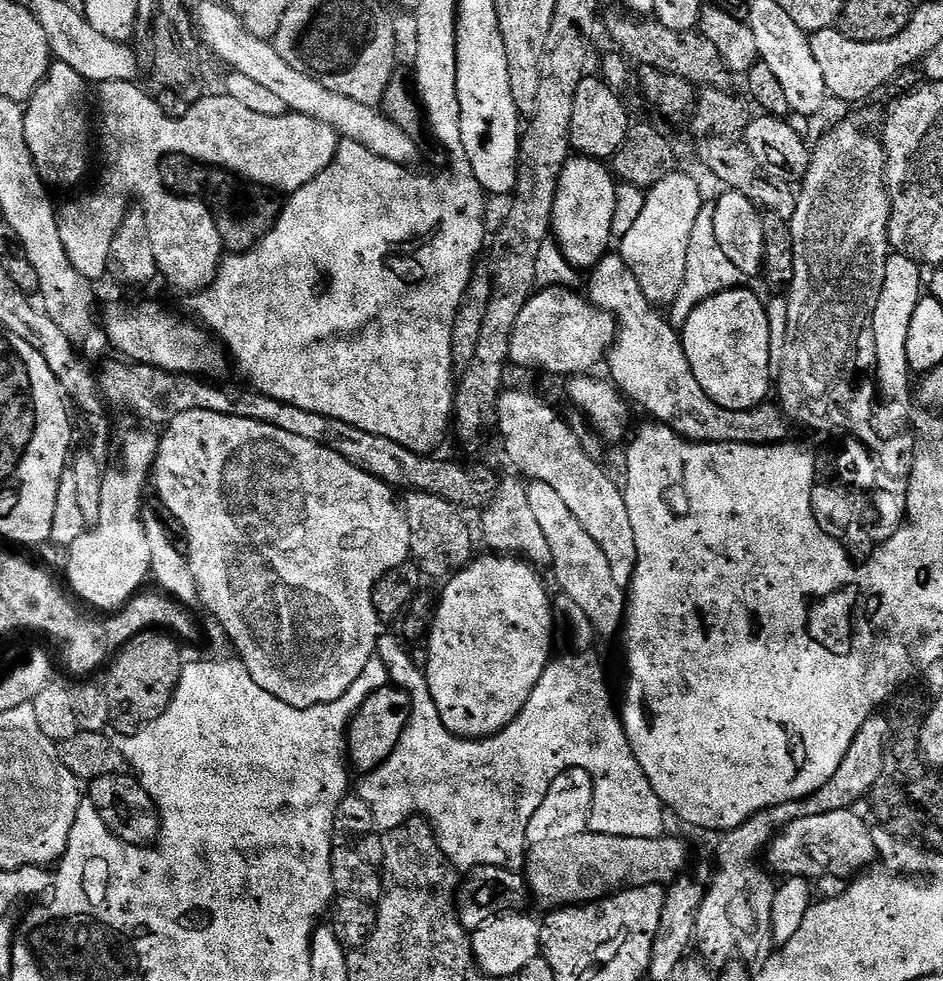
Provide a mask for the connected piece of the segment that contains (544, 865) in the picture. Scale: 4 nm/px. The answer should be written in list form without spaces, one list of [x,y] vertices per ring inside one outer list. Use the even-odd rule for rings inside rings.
[[[568,768],[550,782],[542,806],[538,806],[534,818],[530,818],[522,872],[534,900],[549,904],[549,909],[602,900],[625,888],[641,888],[647,884],[664,886],[685,871],[688,848],[671,834],[626,838],[593,832],[590,817],[594,812],[592,796],[595,793],[596,788],[586,770]]]

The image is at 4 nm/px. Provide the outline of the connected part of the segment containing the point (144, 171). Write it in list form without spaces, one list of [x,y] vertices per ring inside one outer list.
[[[131,80],[99,85],[100,148],[104,151],[104,173],[100,176],[100,185],[93,192],[88,192],[85,196],[70,201],[65,208],[59,209],[62,246],[66,246],[66,254],[70,256],[70,262],[74,262],[74,270],[78,270],[78,274],[82,274],[87,280],[99,282],[108,272],[110,246],[130,207],[128,199],[137,196],[140,199],[137,200],[139,207],[143,208],[148,219],[157,273],[161,277],[165,276],[178,291],[195,294],[212,283],[225,255],[224,243],[218,234],[212,212],[203,199],[174,196],[168,191],[162,175],[162,161],[165,158],[199,160],[202,164],[230,172],[252,184],[270,188],[277,194],[291,194],[318,178],[318,174],[322,174],[322,170],[332,164],[336,157],[338,137],[333,128],[326,126],[326,122],[299,116],[296,112],[288,112],[283,116],[254,114],[254,110],[246,110],[246,106],[234,102],[234,98],[227,94],[205,95],[195,101],[182,118],[175,120],[168,118],[159,108],[157,101],[152,96],[148,97],[138,85],[139,83]]]

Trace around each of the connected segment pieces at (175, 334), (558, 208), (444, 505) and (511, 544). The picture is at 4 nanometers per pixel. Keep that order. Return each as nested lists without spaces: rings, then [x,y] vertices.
[[[112,308],[102,316],[109,345],[115,351],[117,348],[124,355],[121,357],[129,361],[182,376],[220,378],[216,376],[226,375],[230,357],[224,345],[199,323],[189,320],[183,320],[172,312],[163,312],[160,308]]]
[[[576,154],[564,164],[552,211],[552,232],[555,241],[560,245],[562,254],[577,270],[591,270],[596,267],[602,257],[609,255],[608,243],[613,243],[614,240],[612,223],[614,222],[616,186],[617,181],[613,173],[601,161]]]
[[[408,492],[402,500],[404,517],[410,526],[412,539],[411,559],[425,577],[443,581],[465,568],[474,558],[472,552],[472,532],[468,529],[468,520],[463,511],[455,504],[446,502],[434,494]]]
[[[511,474],[499,481],[498,491],[491,502],[481,511],[480,530],[482,538],[491,553],[499,555],[515,555],[525,559],[533,567],[540,570],[549,569],[553,562],[546,534],[532,512],[528,496],[528,484],[519,475]]]

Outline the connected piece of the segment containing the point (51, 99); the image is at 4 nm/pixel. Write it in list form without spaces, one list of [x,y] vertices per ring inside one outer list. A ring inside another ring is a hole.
[[[54,62],[46,78],[26,101],[26,146],[30,146],[36,168],[49,185],[72,188],[82,183],[88,172],[88,163],[92,160],[92,148],[88,145],[88,88],[89,81],[84,80],[74,66]]]

